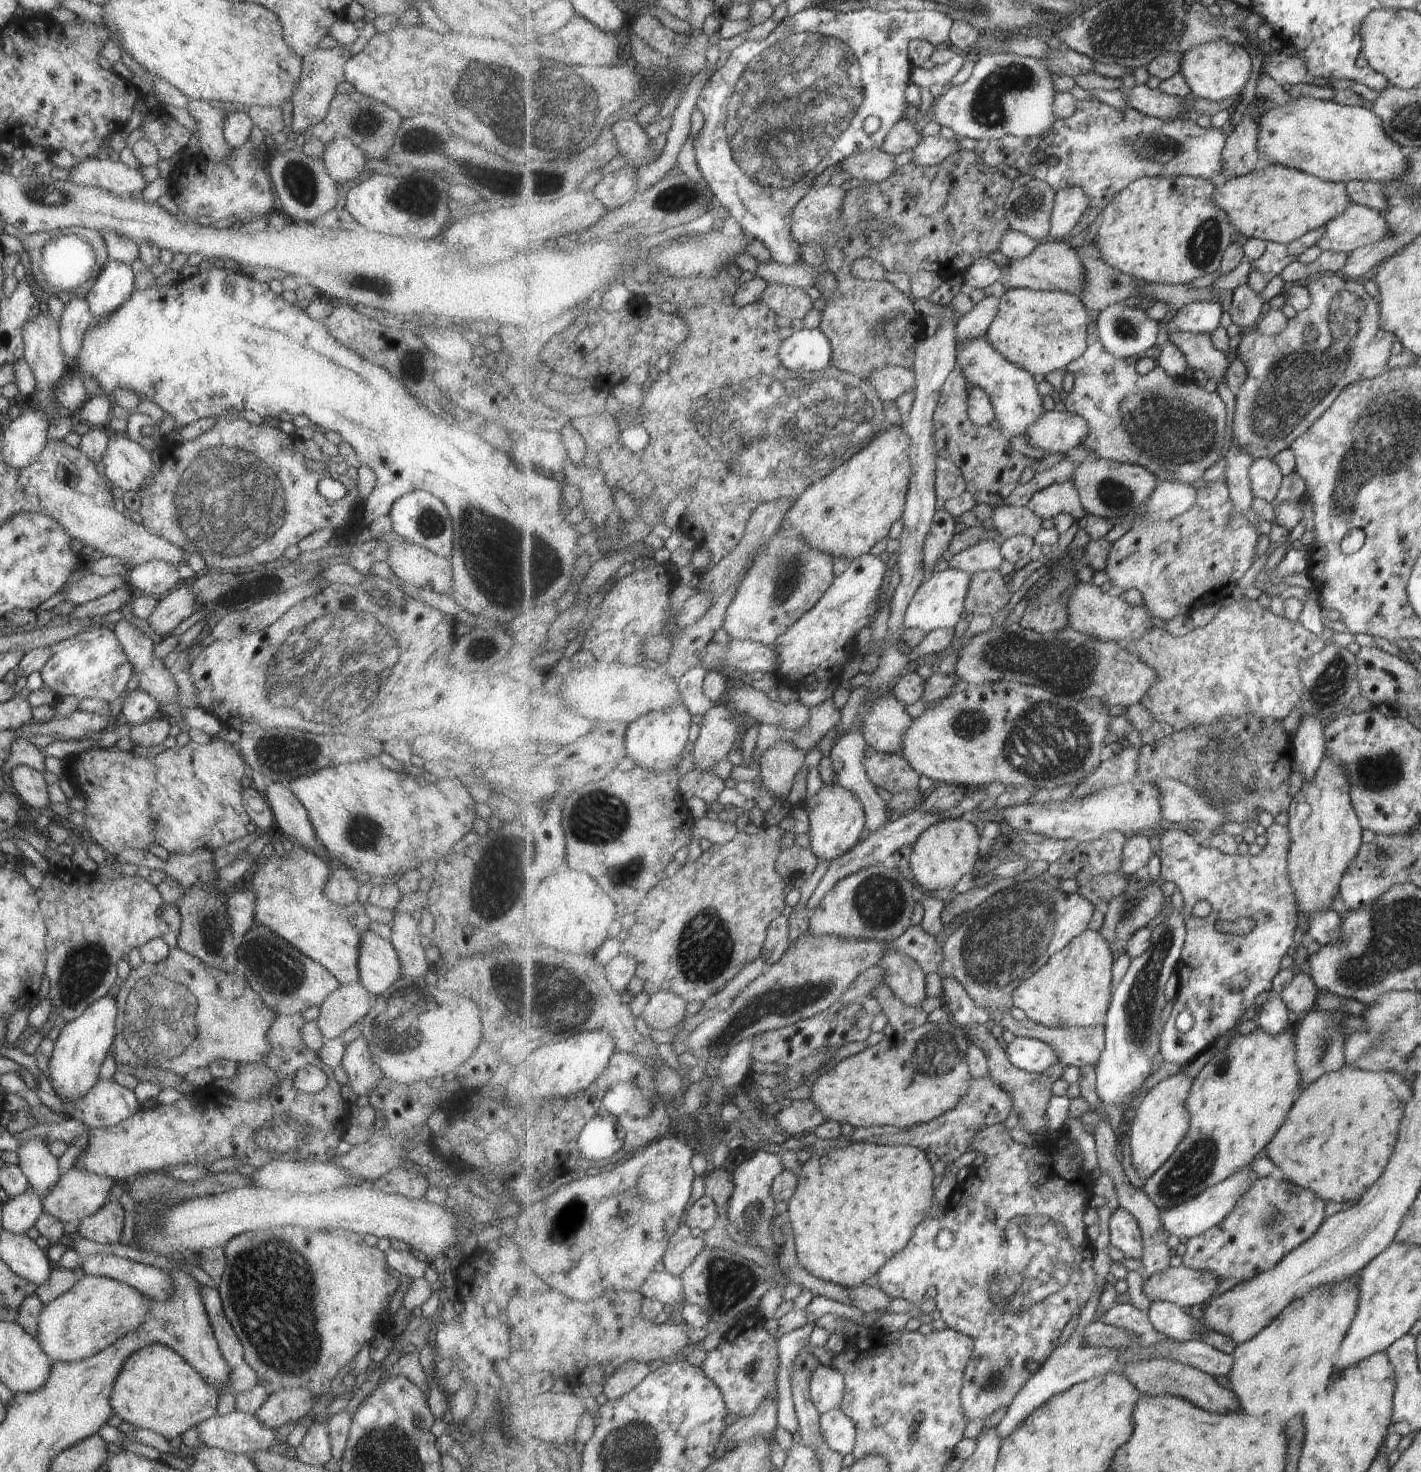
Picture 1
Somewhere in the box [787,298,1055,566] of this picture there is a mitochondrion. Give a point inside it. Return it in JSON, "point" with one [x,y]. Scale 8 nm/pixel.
{"point":[886,332]}

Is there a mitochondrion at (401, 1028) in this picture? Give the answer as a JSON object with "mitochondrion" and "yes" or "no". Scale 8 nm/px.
{"mitochondrion":"yes"}

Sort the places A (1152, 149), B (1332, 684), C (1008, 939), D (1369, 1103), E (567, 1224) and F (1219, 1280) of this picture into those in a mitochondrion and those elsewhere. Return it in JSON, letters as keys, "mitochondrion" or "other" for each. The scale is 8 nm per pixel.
{"A":"mitochondrion","B":"mitochondrion","C":"mitochondrion","D":"other","E":"mitochondrion","F":"other"}

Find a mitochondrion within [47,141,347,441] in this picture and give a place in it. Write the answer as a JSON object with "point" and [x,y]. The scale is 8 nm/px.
{"point":[298,180]}

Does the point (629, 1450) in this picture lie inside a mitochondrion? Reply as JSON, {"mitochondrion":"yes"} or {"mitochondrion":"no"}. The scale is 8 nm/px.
{"mitochondrion":"yes"}

